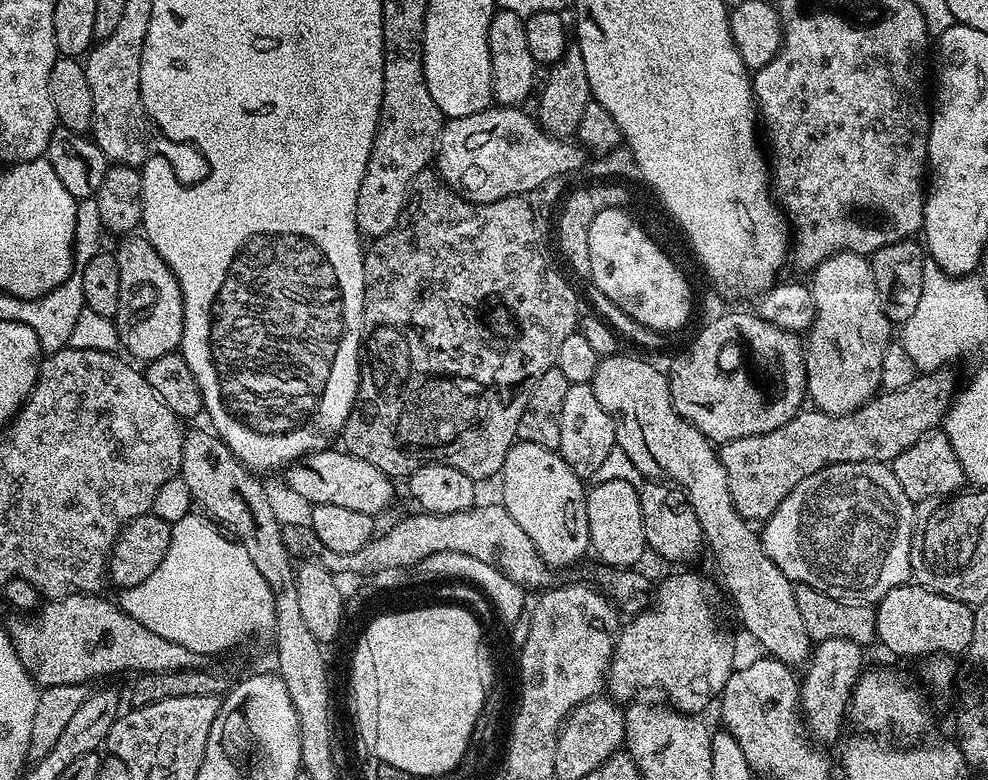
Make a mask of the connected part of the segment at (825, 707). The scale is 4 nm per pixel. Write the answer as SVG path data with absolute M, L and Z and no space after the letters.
M826 638L811 649L810 659L802 672L800 706L802 724L821 745L828 744L840 736L840 727L850 712L850 701L857 680L862 675L865 649L846 638Z

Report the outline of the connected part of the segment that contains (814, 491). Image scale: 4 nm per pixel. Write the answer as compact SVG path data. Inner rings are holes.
M867 460L866 462L850 462L849 464L831 464L814 474L810 474L810 478L798 482L798 486L794 486L794 490L790 490L790 494L786 494L783 502L776 507L774 514L763 521L762 539L766 554L770 554L774 566L778 566L778 570L782 570L782 574L786 574L786 578L791 580L793 585L814 586L814 590L818 590L835 600L878 602L883 596L890 594L890 590L909 583L912 576L912 554L914 551L912 547L913 527L914 502L910 498L906 498L906 490L902 490L902 486L898 486L898 478L892 473L891 467L884 462Z

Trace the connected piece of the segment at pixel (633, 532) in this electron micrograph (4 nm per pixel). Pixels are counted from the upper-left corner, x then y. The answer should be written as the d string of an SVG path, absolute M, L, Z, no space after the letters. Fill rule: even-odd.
M632 480L596 482L587 489L586 518L588 519L588 542L596 560L611 568L630 568L639 565L646 553L642 506L637 485Z

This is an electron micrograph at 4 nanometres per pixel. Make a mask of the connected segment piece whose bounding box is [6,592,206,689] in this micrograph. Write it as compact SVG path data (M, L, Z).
M76 592L72 596L62 597L61 600L48 600L41 603L31 614L16 614L12 621L7 621L8 636L14 650L30 678L41 689L71 684L87 685L90 680L108 676L111 672L181 672L187 668L205 667L205 657L191 652L178 642L170 642L170 638L162 638L162 634L146 630L146 626L142 626L142 622L124 612L119 603L112 601L111 604L102 597L100 594Z

